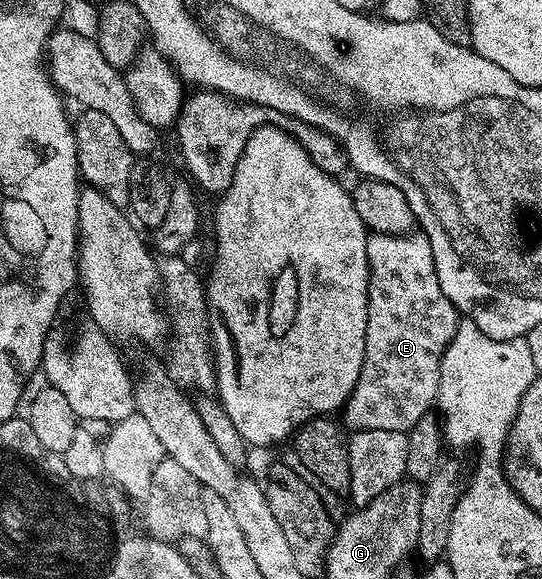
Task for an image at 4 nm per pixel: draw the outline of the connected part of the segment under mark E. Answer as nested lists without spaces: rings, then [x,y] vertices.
[[[368,234],[369,253],[369,305],[367,306],[367,352],[353,393],[341,408],[342,422],[351,426],[352,432],[365,429],[389,429],[410,432],[423,419],[439,393],[439,361],[449,340],[455,336],[461,322],[459,310],[445,297],[437,281],[433,249],[426,235]]]

